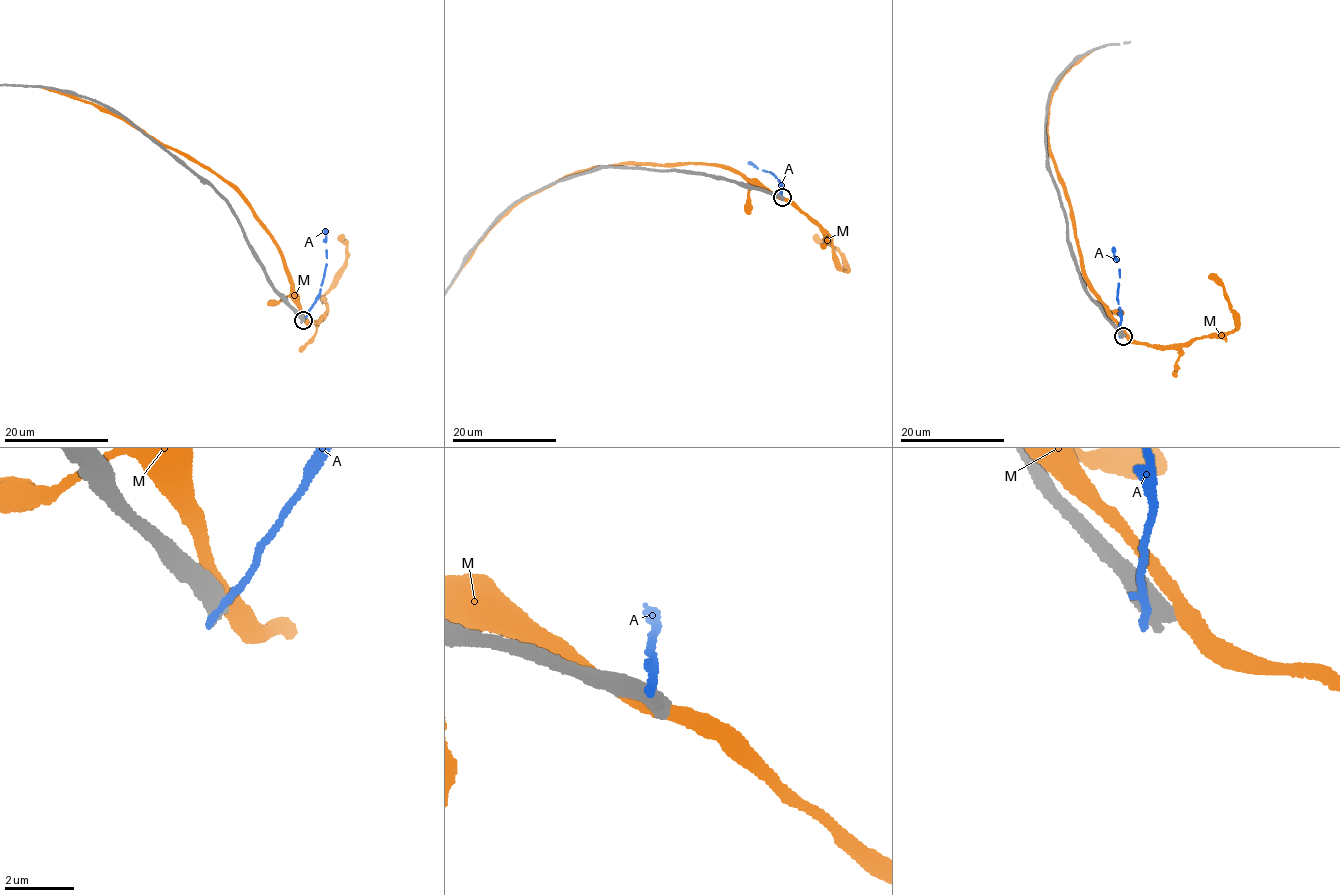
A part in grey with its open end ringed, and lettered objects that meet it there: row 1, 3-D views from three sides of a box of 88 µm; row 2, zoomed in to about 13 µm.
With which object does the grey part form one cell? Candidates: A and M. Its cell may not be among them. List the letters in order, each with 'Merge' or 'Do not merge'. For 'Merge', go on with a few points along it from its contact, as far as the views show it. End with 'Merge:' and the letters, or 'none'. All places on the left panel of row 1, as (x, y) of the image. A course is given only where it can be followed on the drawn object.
A: Do not merge
M: Do not merge
Merge: none

